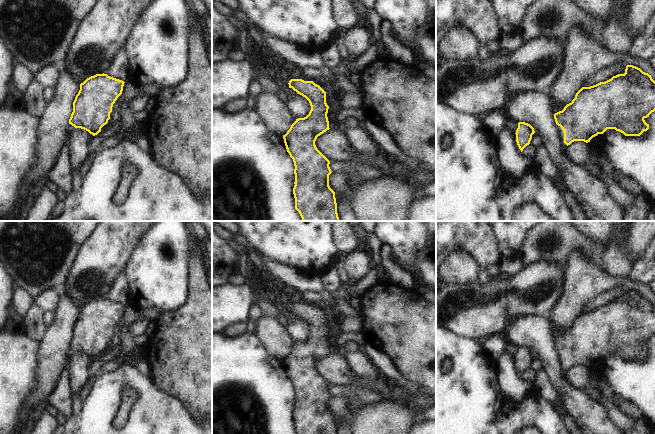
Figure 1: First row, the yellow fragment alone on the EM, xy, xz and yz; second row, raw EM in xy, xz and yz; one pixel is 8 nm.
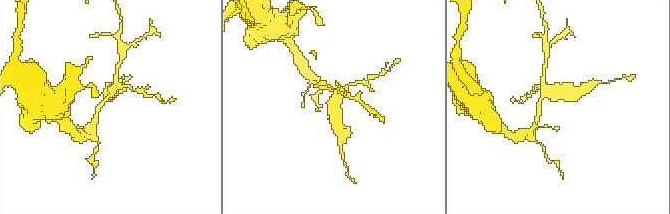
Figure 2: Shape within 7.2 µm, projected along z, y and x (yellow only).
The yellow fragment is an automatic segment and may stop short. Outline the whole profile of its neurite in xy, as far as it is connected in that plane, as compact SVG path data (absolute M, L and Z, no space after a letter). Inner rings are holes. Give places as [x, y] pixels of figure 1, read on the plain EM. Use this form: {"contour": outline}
{"contour": "M104 297L91 300L81 307L73 326L67 363L75 352L84 353L93 360L101 356L110 343L113 328L122 318L124 307Z"}

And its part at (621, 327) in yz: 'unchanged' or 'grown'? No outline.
grown

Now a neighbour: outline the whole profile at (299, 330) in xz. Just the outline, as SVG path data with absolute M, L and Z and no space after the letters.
M288 312L287 315L289 316L289 318L285 323L285 328L289 335L292 337L293 341L306 341L311 334L309 325L305 321L294 315L292 312Z

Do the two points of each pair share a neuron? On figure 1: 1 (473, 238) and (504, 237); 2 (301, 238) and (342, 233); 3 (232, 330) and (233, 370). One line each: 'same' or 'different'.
1: different
2: different
3: different

